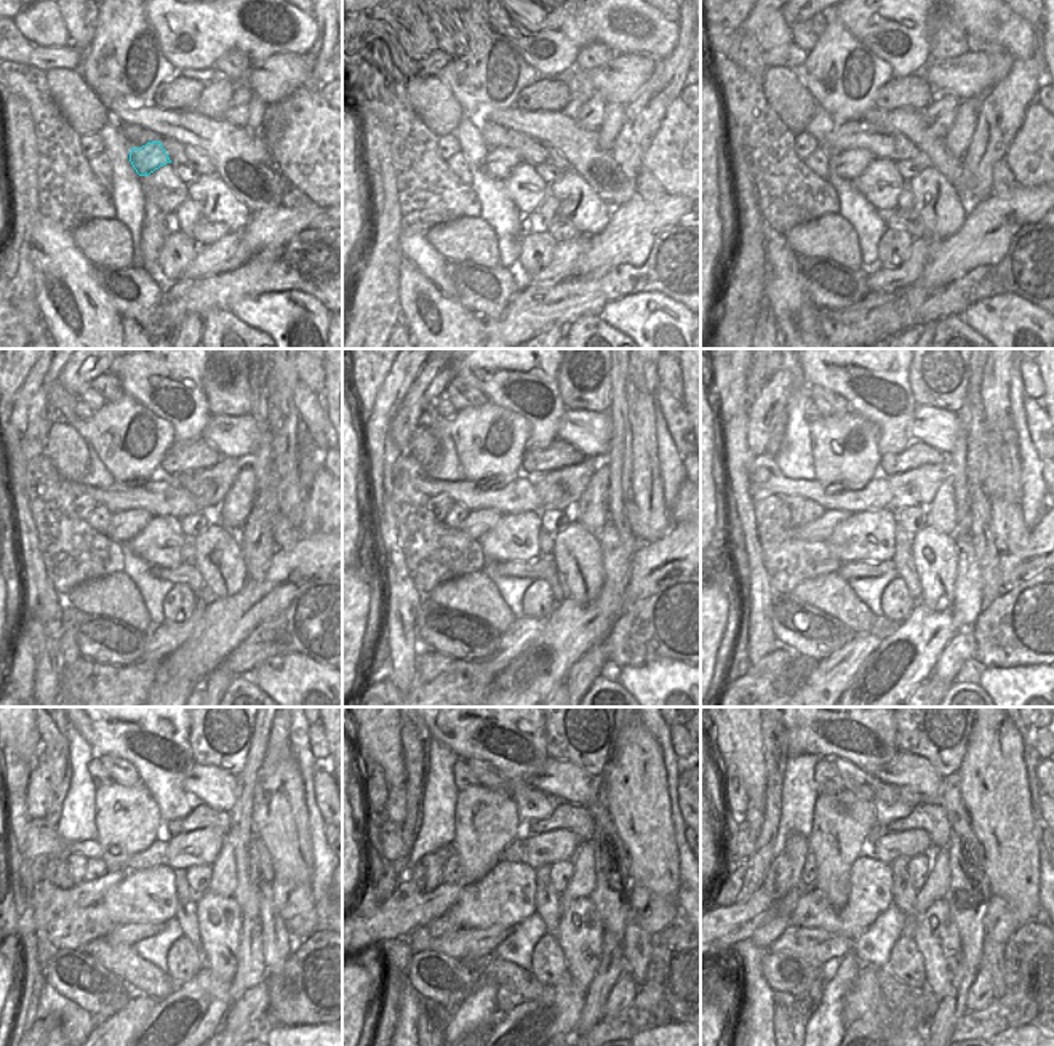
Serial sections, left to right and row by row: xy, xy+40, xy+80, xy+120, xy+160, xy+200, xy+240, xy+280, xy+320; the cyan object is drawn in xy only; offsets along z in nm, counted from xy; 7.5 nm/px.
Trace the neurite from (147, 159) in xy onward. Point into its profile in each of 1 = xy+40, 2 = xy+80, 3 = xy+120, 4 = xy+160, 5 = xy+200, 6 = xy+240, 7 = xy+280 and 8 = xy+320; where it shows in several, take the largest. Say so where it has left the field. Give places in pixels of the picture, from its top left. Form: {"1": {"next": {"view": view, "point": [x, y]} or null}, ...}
{"1": {"next": {"view": "xy+40", "point": [499, 162]}}, "2": {"next": {"view": "xy+80", "point": [850, 163]}}, "3": {"next": {"view": "xy+120", "point": [125, 525]}}, "4": {"next": {"view": "xy+160", "point": [477, 523]}}, "5": {"next": {"view": "xy+200", "point": [821, 530]}}, "6": {"next": {"view": "xy+240", "point": [48, 901]}}, "7": {"next": {"view": "xy+280", "point": [408, 909]}}, "8": {"next": {"view": "xy+320", "point": [738, 923]}}}

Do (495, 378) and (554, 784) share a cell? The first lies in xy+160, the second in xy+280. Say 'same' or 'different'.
different

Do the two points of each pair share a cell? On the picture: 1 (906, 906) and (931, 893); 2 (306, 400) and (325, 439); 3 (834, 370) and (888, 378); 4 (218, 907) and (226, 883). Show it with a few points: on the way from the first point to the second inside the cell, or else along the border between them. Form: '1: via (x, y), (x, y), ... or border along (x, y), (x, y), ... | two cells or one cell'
1: border along (918, 891), (915, 912), (907, 917) | two cells
2: via (312, 410), (320, 429) | one cell
3: via (846, 370), (869, 370), (875, 376) | one cell
4: border along (210, 890), (232, 896) | two cells

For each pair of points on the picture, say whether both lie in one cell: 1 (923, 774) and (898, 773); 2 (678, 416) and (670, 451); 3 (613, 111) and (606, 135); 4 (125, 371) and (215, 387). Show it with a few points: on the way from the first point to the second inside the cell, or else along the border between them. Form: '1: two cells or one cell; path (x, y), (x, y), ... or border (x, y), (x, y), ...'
1: one cell; path (917, 773), (904, 773)
2: two cells; border (658, 407), (675, 448), (683, 456)
3: one cell; path (611, 117), (610, 128)
4: two cells; border (205, 365), (203, 394), (211, 413)

